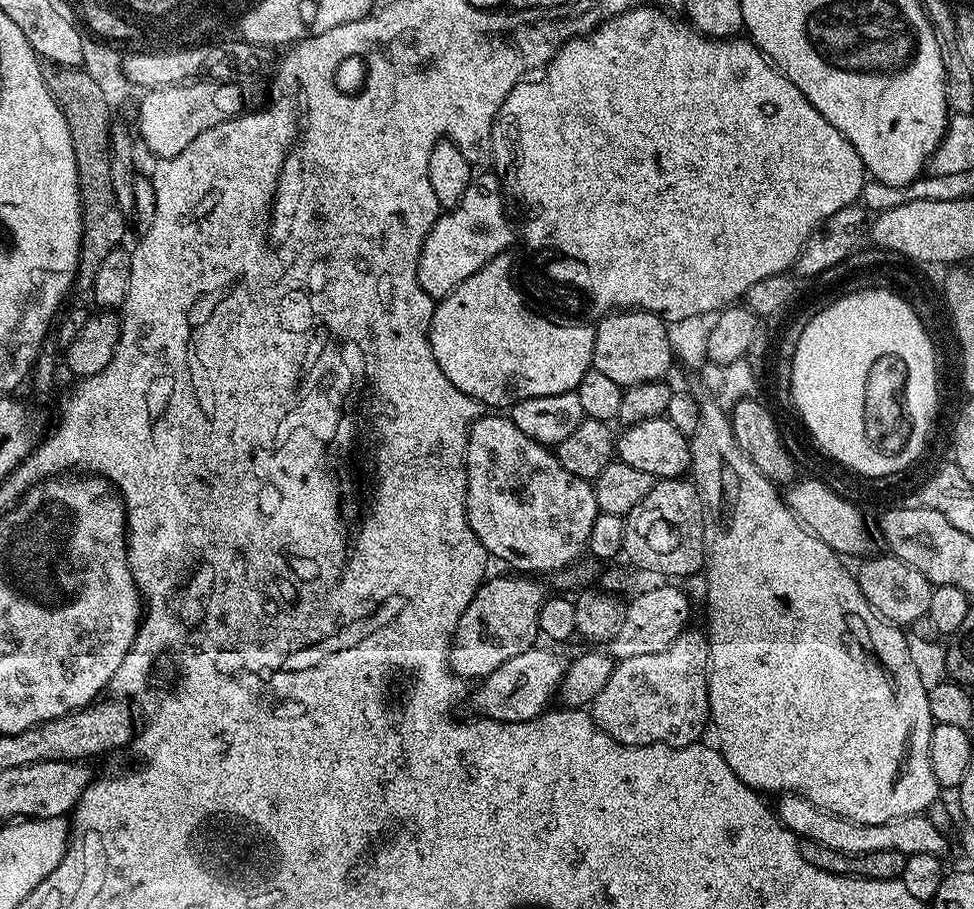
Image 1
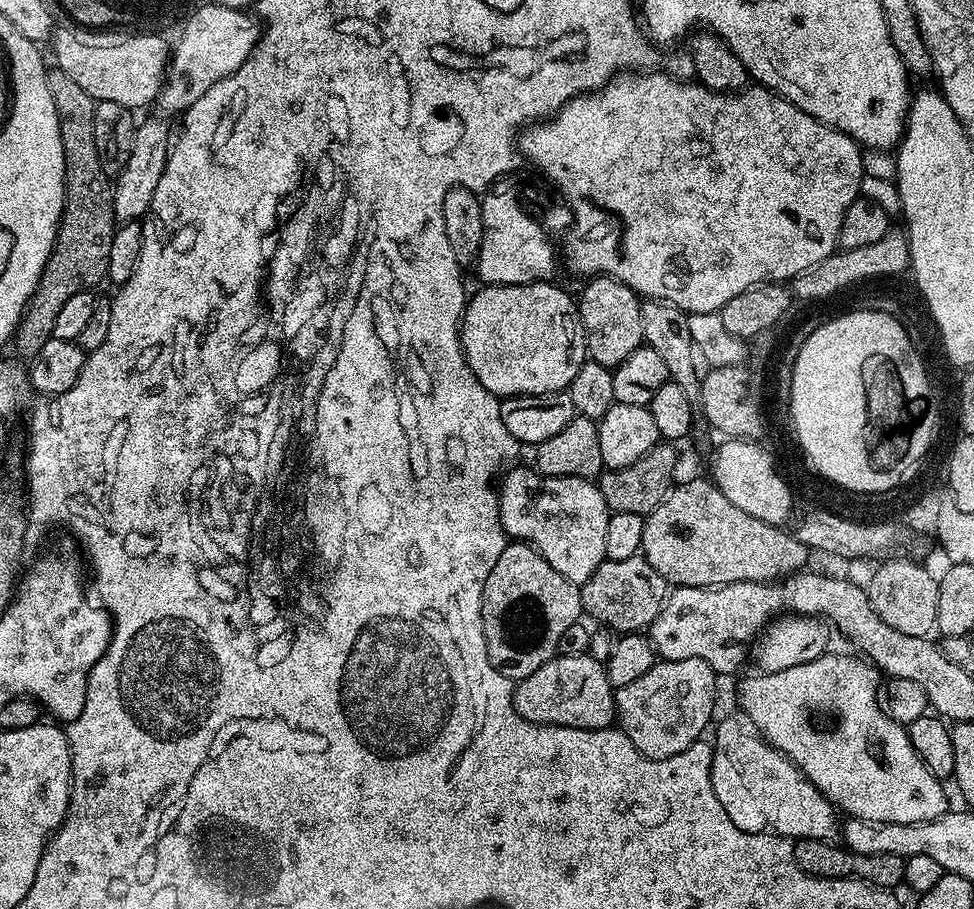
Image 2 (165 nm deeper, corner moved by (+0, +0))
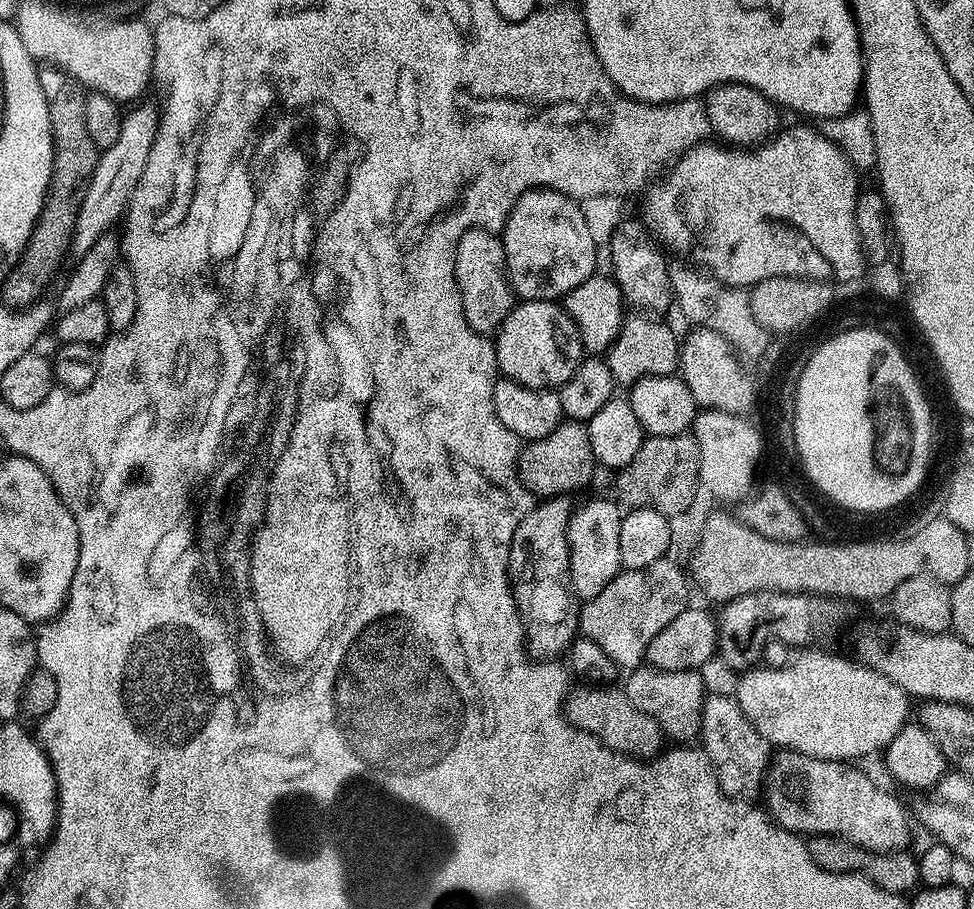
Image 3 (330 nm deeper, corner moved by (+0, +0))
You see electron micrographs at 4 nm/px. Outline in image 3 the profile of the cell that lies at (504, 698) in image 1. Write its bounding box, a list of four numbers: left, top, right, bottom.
[564,686,666,760]

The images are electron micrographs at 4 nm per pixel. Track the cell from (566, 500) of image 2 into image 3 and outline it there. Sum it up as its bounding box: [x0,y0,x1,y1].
[568,500,622,602]

